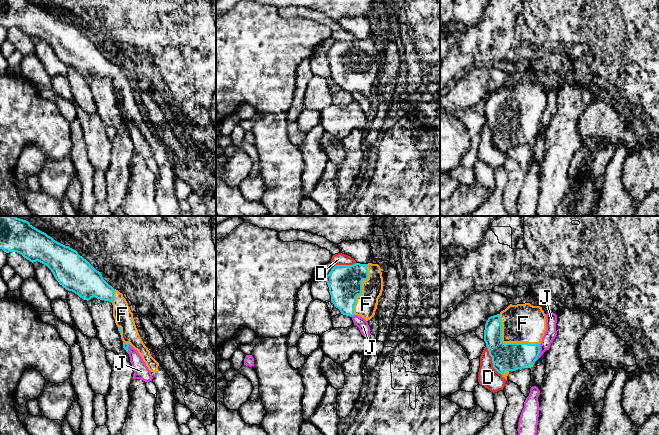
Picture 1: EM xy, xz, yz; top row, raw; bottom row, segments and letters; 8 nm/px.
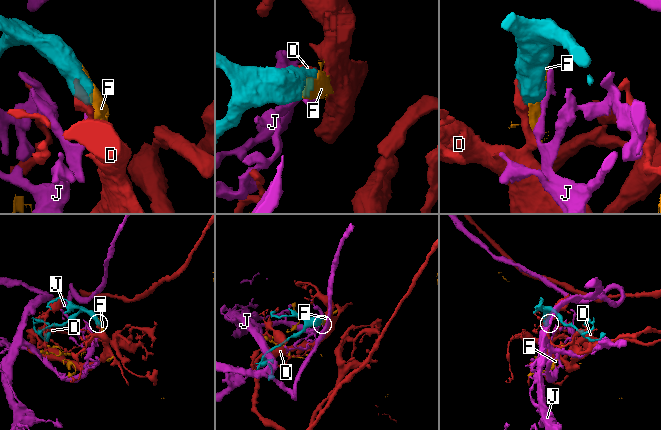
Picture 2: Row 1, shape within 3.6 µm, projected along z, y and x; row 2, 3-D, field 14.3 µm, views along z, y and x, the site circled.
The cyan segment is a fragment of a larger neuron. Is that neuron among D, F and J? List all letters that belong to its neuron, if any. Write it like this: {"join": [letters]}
{"join": ["F"]}

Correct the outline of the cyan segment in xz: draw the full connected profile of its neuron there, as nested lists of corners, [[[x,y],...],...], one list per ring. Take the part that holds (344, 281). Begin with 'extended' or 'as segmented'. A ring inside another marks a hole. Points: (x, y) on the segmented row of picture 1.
extended | [[[378,264],[335,265],[324,279],[331,302],[341,314],[361,316],[366,321],[375,315],[383,291],[383,277]]]

